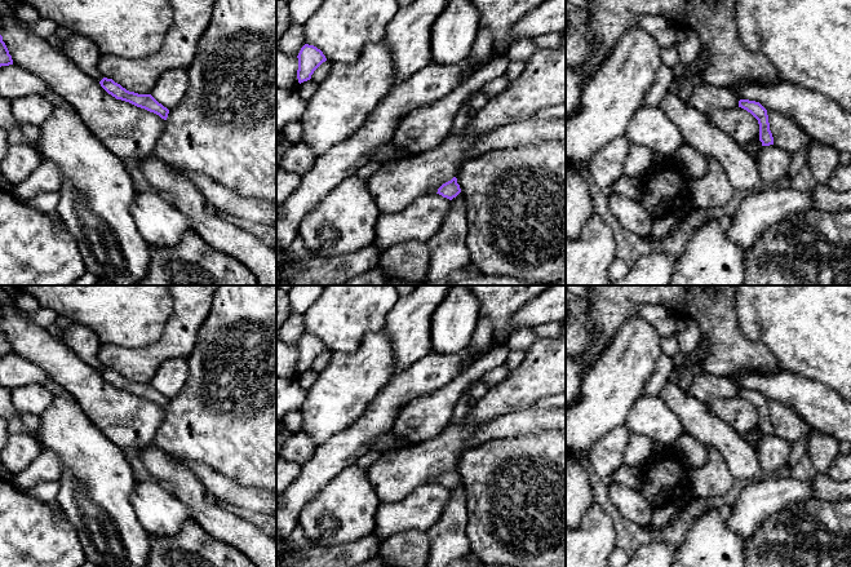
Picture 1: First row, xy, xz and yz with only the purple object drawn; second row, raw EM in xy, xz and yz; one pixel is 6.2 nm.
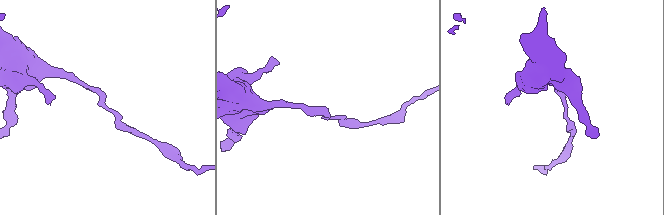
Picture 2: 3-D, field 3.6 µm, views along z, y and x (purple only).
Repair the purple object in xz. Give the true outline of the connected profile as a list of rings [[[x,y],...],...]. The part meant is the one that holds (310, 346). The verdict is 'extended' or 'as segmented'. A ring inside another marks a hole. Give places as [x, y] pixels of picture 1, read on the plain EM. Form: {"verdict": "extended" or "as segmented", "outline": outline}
{"verdict": "as segmented", "outline": [[[305,333],[298,345],[298,359],[297,368],[298,372],[303,372],[311,368],[314,360],[327,350],[325,345],[320,338],[314,335]]]}

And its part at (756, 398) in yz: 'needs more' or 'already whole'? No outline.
already whole

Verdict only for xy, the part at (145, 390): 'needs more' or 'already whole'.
already whole

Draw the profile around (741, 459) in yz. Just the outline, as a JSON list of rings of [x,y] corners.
[[[669,380],[659,397],[681,418],[684,431],[722,455],[736,479],[753,482],[759,478],[762,469],[757,448],[713,415],[708,402],[691,397],[688,390]]]

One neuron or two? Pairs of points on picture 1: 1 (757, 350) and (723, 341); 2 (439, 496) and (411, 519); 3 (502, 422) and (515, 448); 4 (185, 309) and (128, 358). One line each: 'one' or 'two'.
1: one
2: one
3: two
4: one

